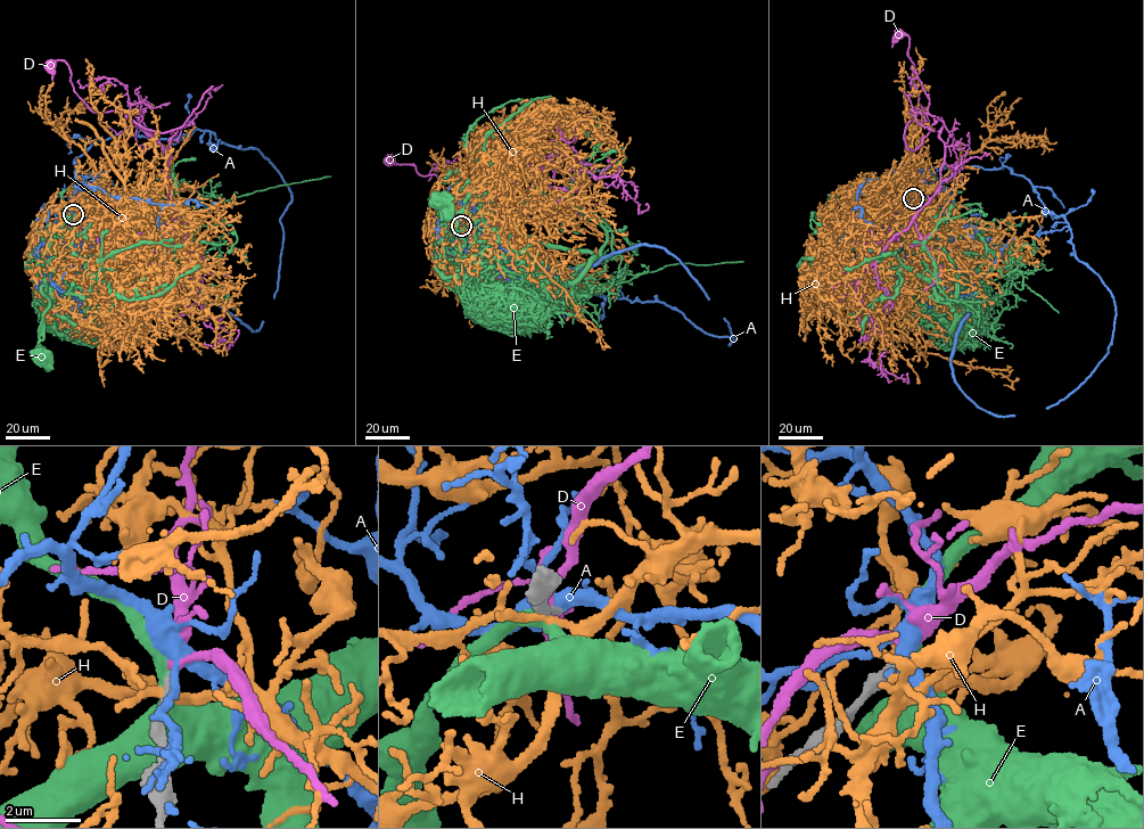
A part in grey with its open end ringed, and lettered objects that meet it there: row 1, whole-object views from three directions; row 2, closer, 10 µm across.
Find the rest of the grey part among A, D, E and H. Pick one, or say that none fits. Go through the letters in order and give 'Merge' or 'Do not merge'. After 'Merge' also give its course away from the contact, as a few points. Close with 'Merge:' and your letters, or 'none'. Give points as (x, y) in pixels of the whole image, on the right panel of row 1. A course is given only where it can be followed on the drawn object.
A: Do not merge
D: Do not merge
E: Do not merge
H: Do not merge
Merge: none

